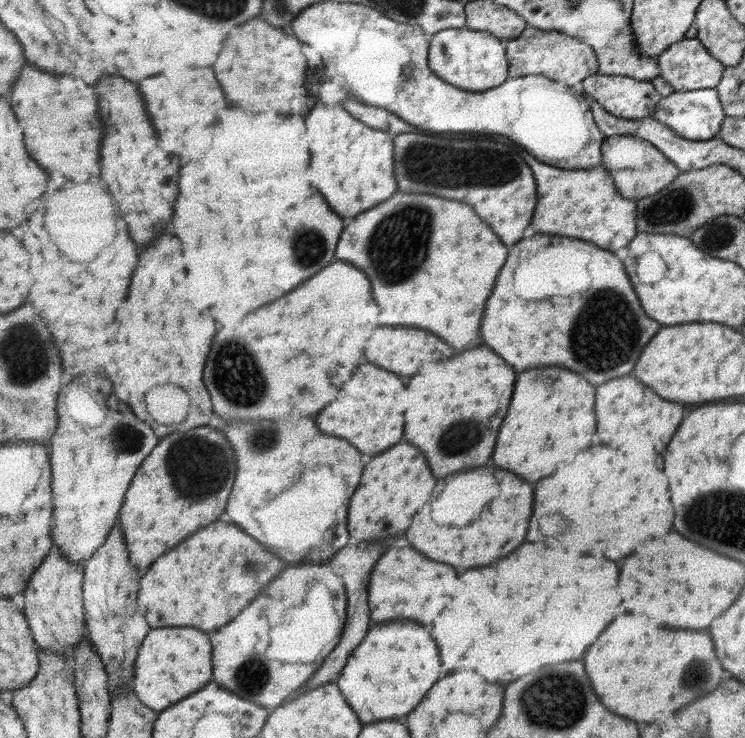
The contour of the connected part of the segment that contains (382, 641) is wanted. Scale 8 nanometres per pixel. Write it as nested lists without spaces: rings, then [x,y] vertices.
[[[395,620],[369,630],[367,638],[351,654],[337,683],[363,722],[379,722],[413,712],[441,678],[441,668],[439,646],[423,624]]]

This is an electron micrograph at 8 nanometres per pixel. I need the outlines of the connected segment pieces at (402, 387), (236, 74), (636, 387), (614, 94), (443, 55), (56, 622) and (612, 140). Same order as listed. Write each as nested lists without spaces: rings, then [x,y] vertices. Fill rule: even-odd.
[[[363,364],[357,368],[351,380],[341,388],[337,400],[325,408],[319,418],[317,426],[333,436],[341,436],[351,444],[357,444],[365,454],[379,454],[395,444],[401,442],[405,436],[405,410],[407,402],[407,382],[403,376],[391,372],[391,386],[389,386],[389,370],[377,364]]]
[[[261,16],[247,20],[239,28],[239,32],[225,42],[223,52],[219,54],[219,62],[215,64],[215,70],[217,78],[225,88],[227,98],[245,108],[253,106],[255,110],[259,104],[259,112],[285,112],[289,116],[305,116],[315,106],[315,100],[303,94],[307,92],[307,56],[303,54],[301,42],[295,35],[289,36],[285,30],[271,26],[271,23]]]
[[[631,376],[609,380],[609,384],[601,384],[597,388],[597,435],[600,446],[609,450],[651,448],[651,452],[659,454],[671,440],[675,428],[681,422],[681,416],[683,408],[679,404],[655,396],[649,388],[641,386]]]
[[[617,75],[589,76],[580,86],[585,95],[593,96],[605,111],[625,119],[644,119],[653,116],[661,98],[649,81],[634,80]]]
[[[465,26],[449,28],[430,36],[430,67],[441,79],[462,90],[483,92],[503,84],[510,76],[505,41],[487,31]]]
[[[61,549],[49,554],[45,564],[33,574],[29,586],[24,592],[24,614],[29,621],[33,638],[41,651],[55,653],[73,653],[79,641],[86,638],[84,616],[84,577],[86,569],[83,563],[69,561]]]
[[[609,136],[602,147],[605,169],[612,176],[617,192],[625,199],[639,201],[665,188],[680,173],[656,146],[635,136]]]

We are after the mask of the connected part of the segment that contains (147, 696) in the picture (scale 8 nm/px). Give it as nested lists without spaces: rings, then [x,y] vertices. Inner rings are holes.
[[[161,628],[153,630],[135,658],[133,687],[149,708],[158,713],[200,691],[213,674],[211,638],[197,628]]]

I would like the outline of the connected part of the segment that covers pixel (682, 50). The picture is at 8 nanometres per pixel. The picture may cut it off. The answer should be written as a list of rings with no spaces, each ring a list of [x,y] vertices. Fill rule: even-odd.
[[[696,38],[671,43],[657,56],[660,78],[674,92],[713,88],[721,79],[724,65],[715,60]]]

